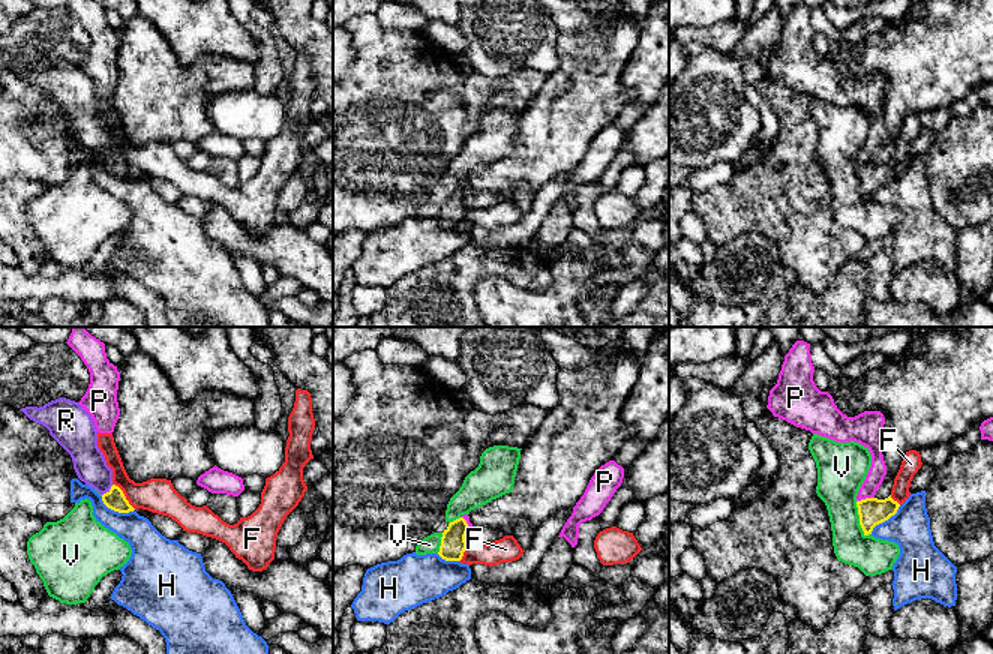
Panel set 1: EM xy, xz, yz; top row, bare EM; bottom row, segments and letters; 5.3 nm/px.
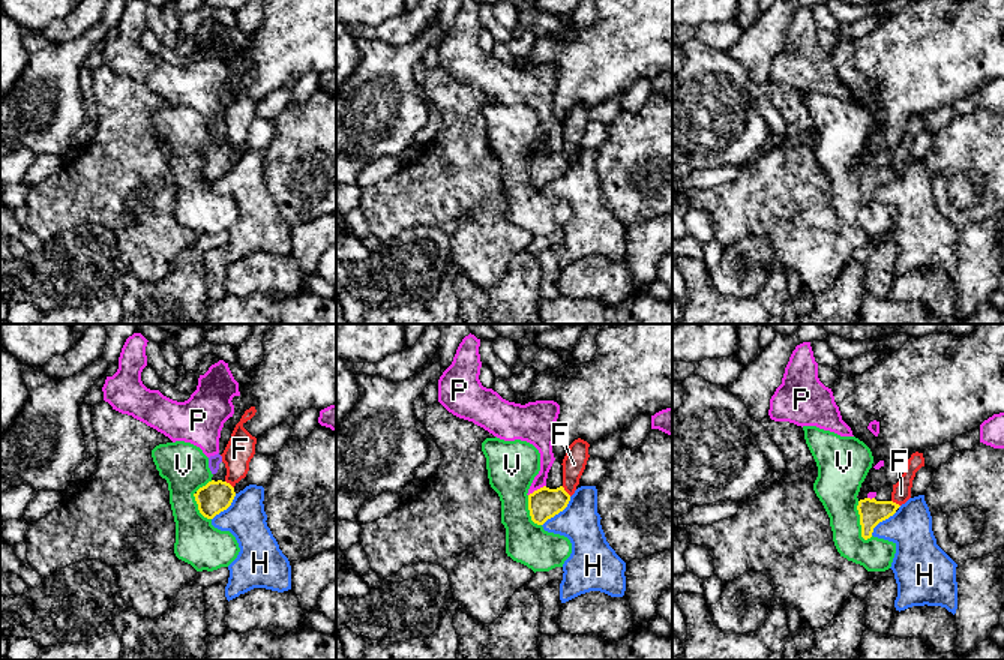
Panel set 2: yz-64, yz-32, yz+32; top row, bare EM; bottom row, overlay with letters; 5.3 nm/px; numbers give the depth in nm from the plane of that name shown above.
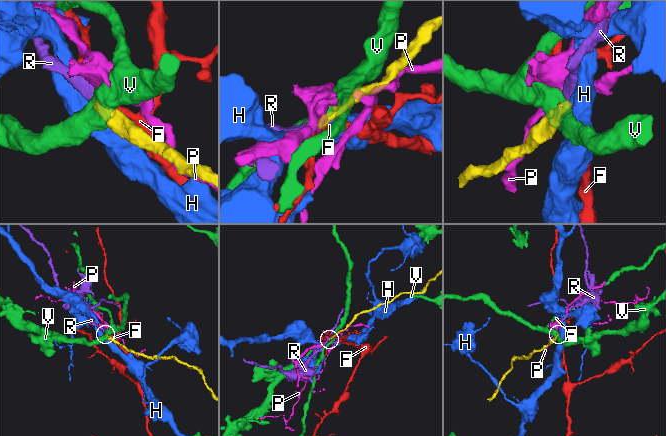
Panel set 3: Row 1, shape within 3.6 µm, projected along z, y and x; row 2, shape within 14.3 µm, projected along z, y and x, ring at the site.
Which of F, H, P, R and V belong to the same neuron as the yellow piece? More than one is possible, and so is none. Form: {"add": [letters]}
{"add": ["R"]}

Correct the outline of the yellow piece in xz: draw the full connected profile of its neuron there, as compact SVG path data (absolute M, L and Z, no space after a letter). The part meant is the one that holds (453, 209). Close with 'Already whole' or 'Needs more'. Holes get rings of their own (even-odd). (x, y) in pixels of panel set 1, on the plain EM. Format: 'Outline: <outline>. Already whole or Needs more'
Outline: M464 182L450 186L442 196L438 219L446 225L460 225L468 212L465 206L468 195L468 188Z. Already whole

